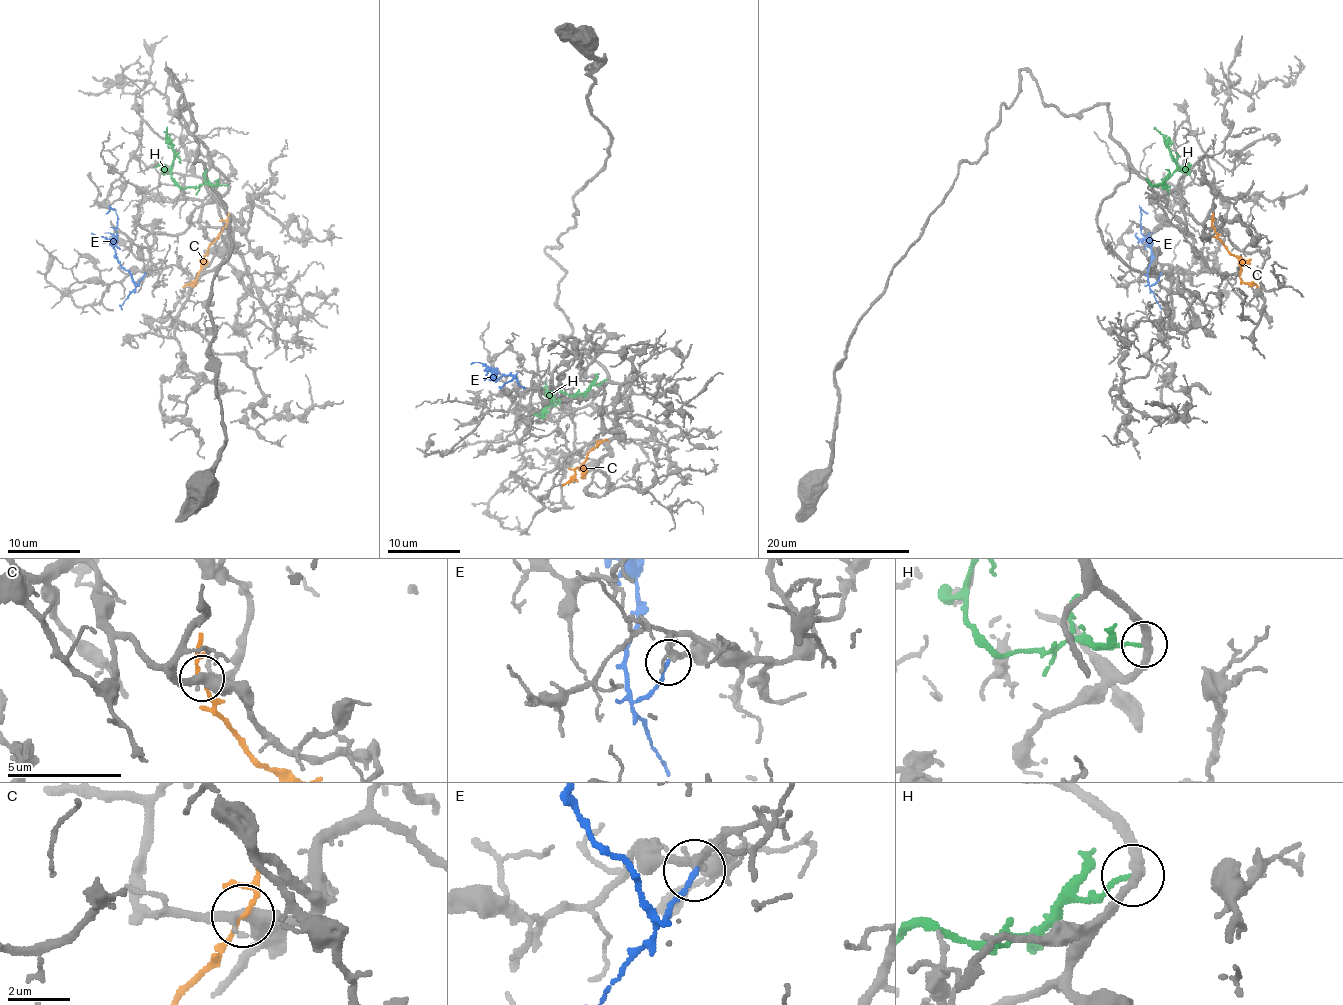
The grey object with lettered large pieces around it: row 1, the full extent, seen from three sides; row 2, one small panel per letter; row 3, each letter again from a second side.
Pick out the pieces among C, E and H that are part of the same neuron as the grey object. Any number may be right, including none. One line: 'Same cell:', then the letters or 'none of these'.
Same cell: E

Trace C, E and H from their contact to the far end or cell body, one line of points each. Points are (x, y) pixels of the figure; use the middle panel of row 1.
C: (604, 440), (562, 485)
E: (524, 388), (513, 375), (495, 379), (497, 368), (492, 368), (485, 375)
H: (607, 379), (593, 382), (582, 393), (560, 391), (551, 397), (551, 404), (546, 381)

